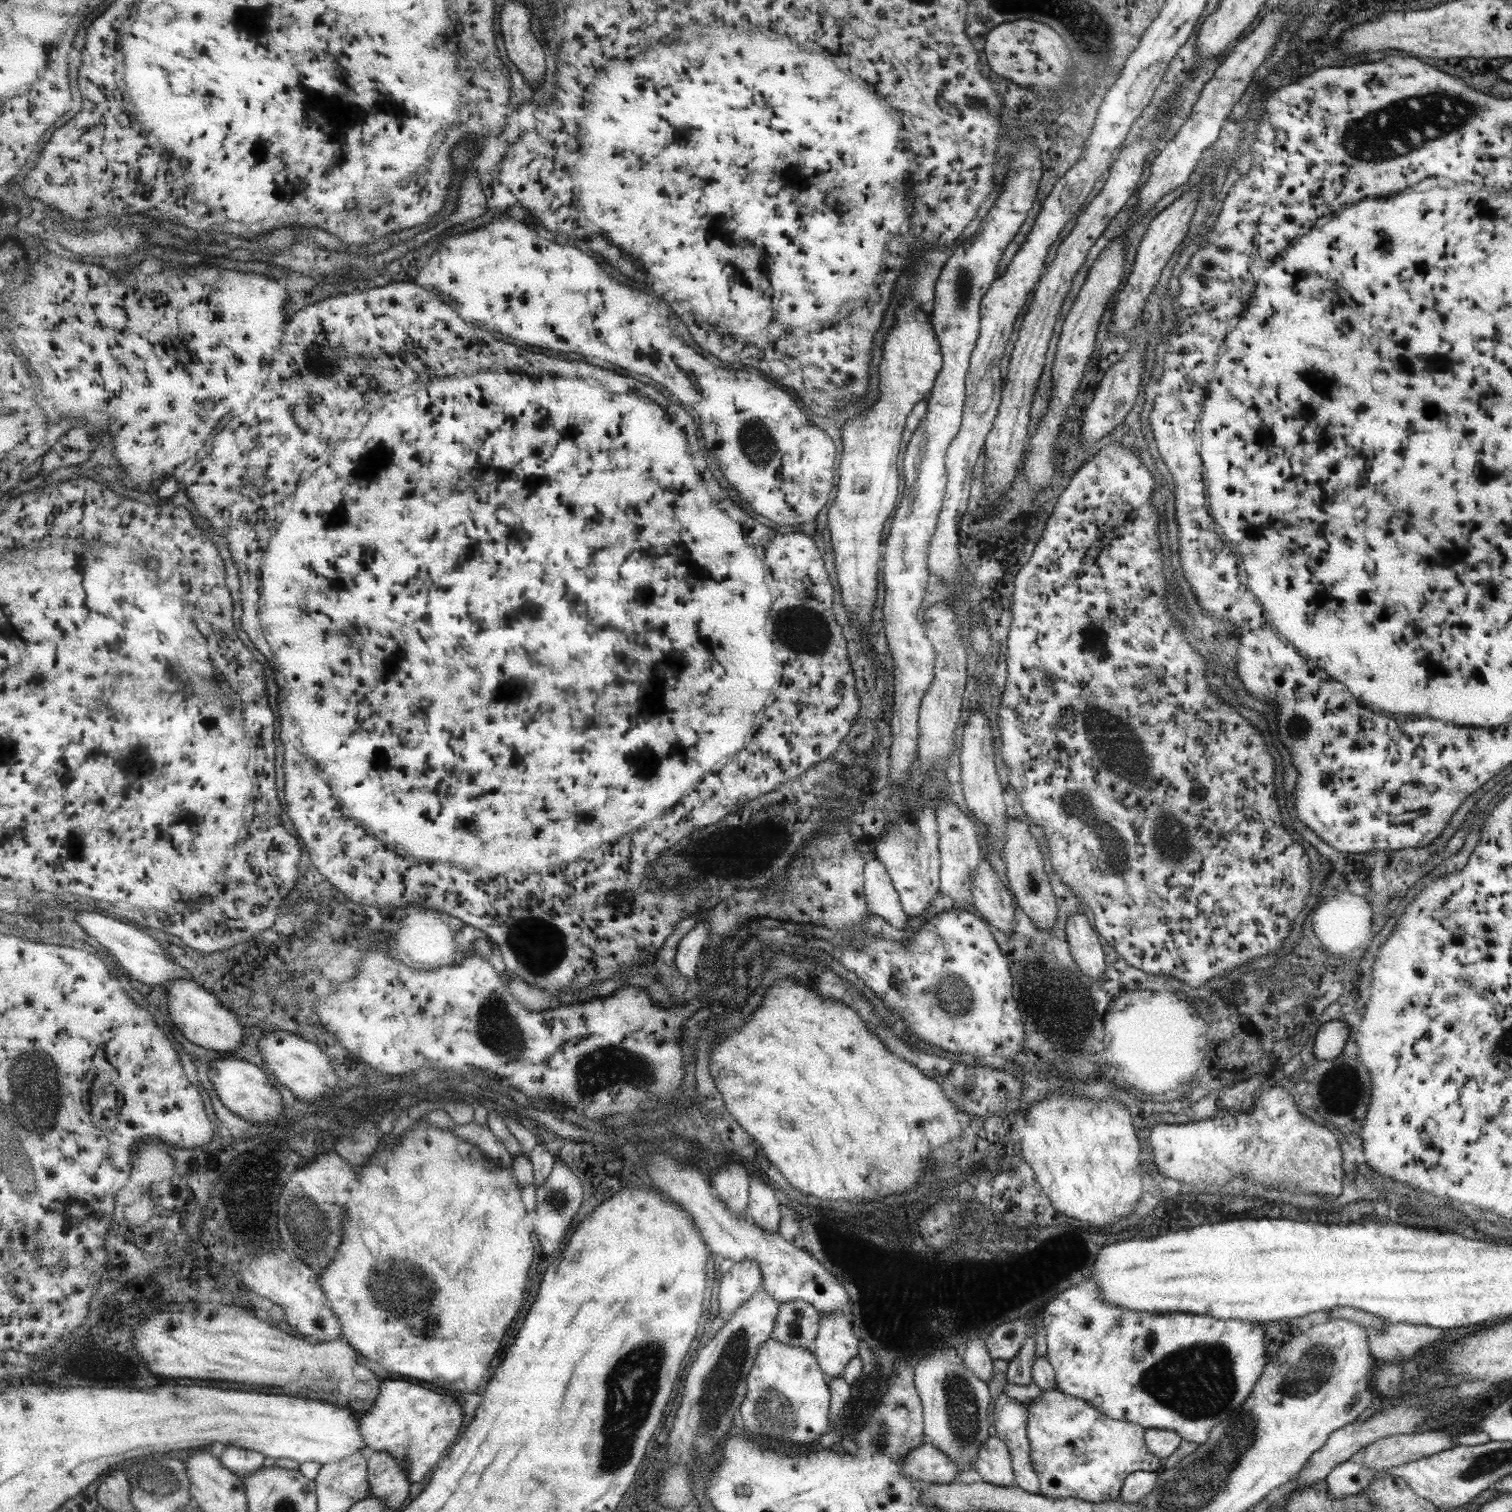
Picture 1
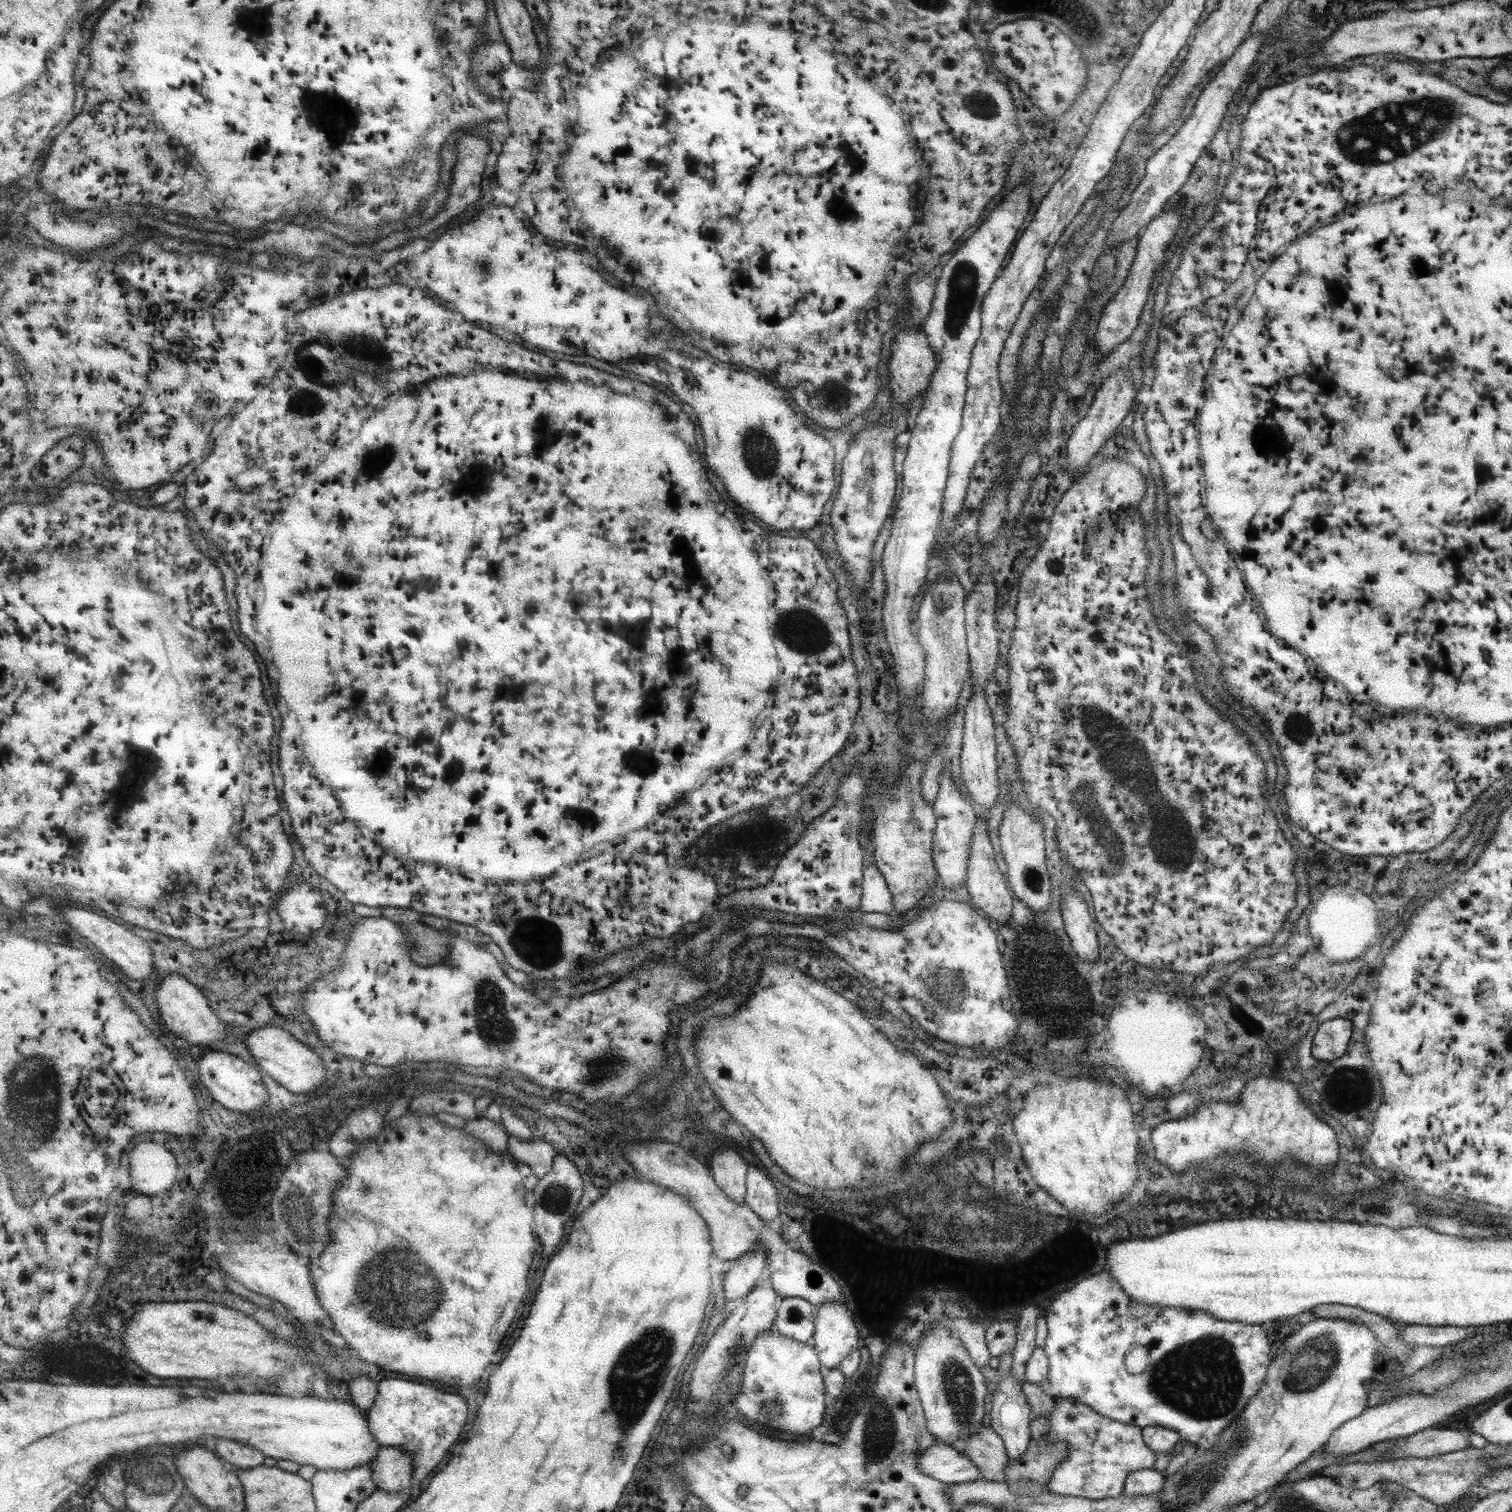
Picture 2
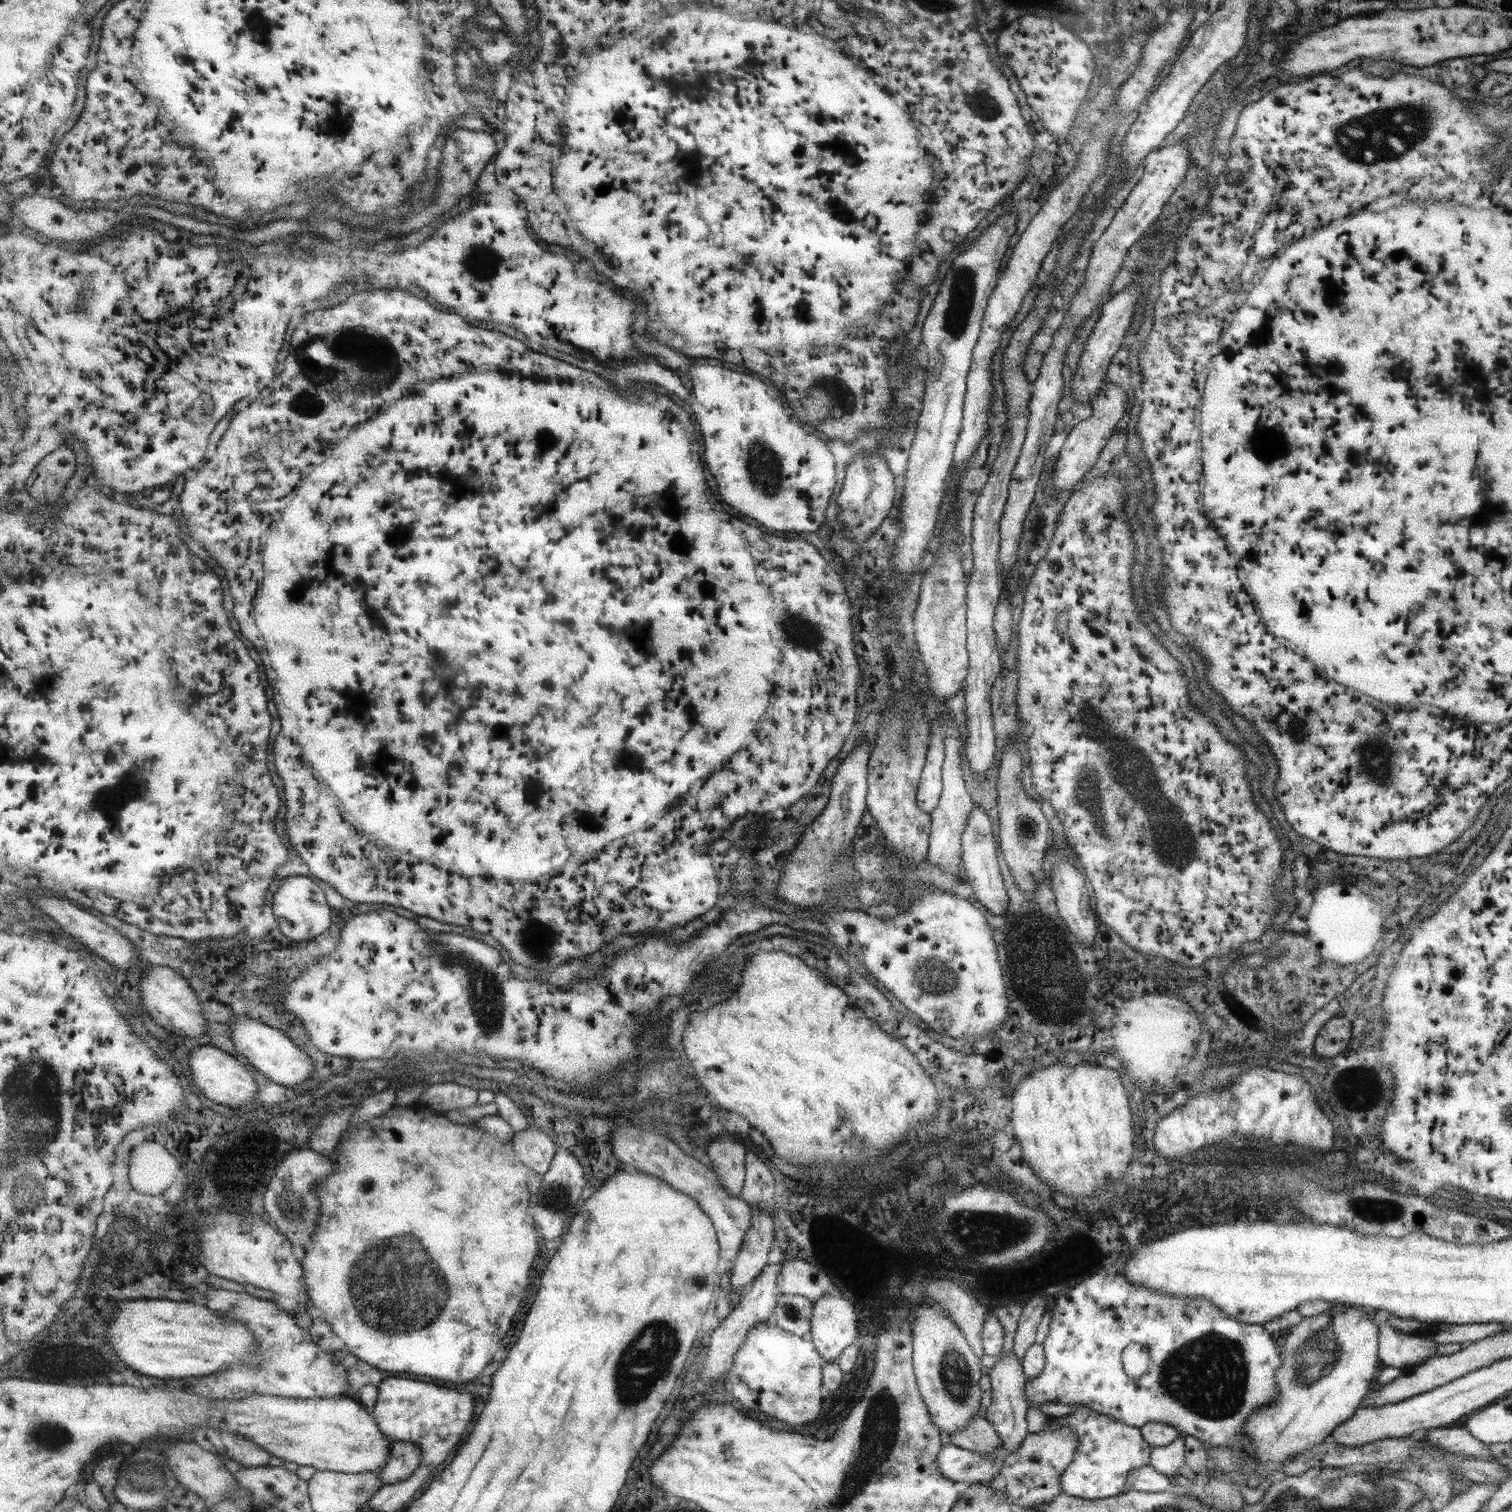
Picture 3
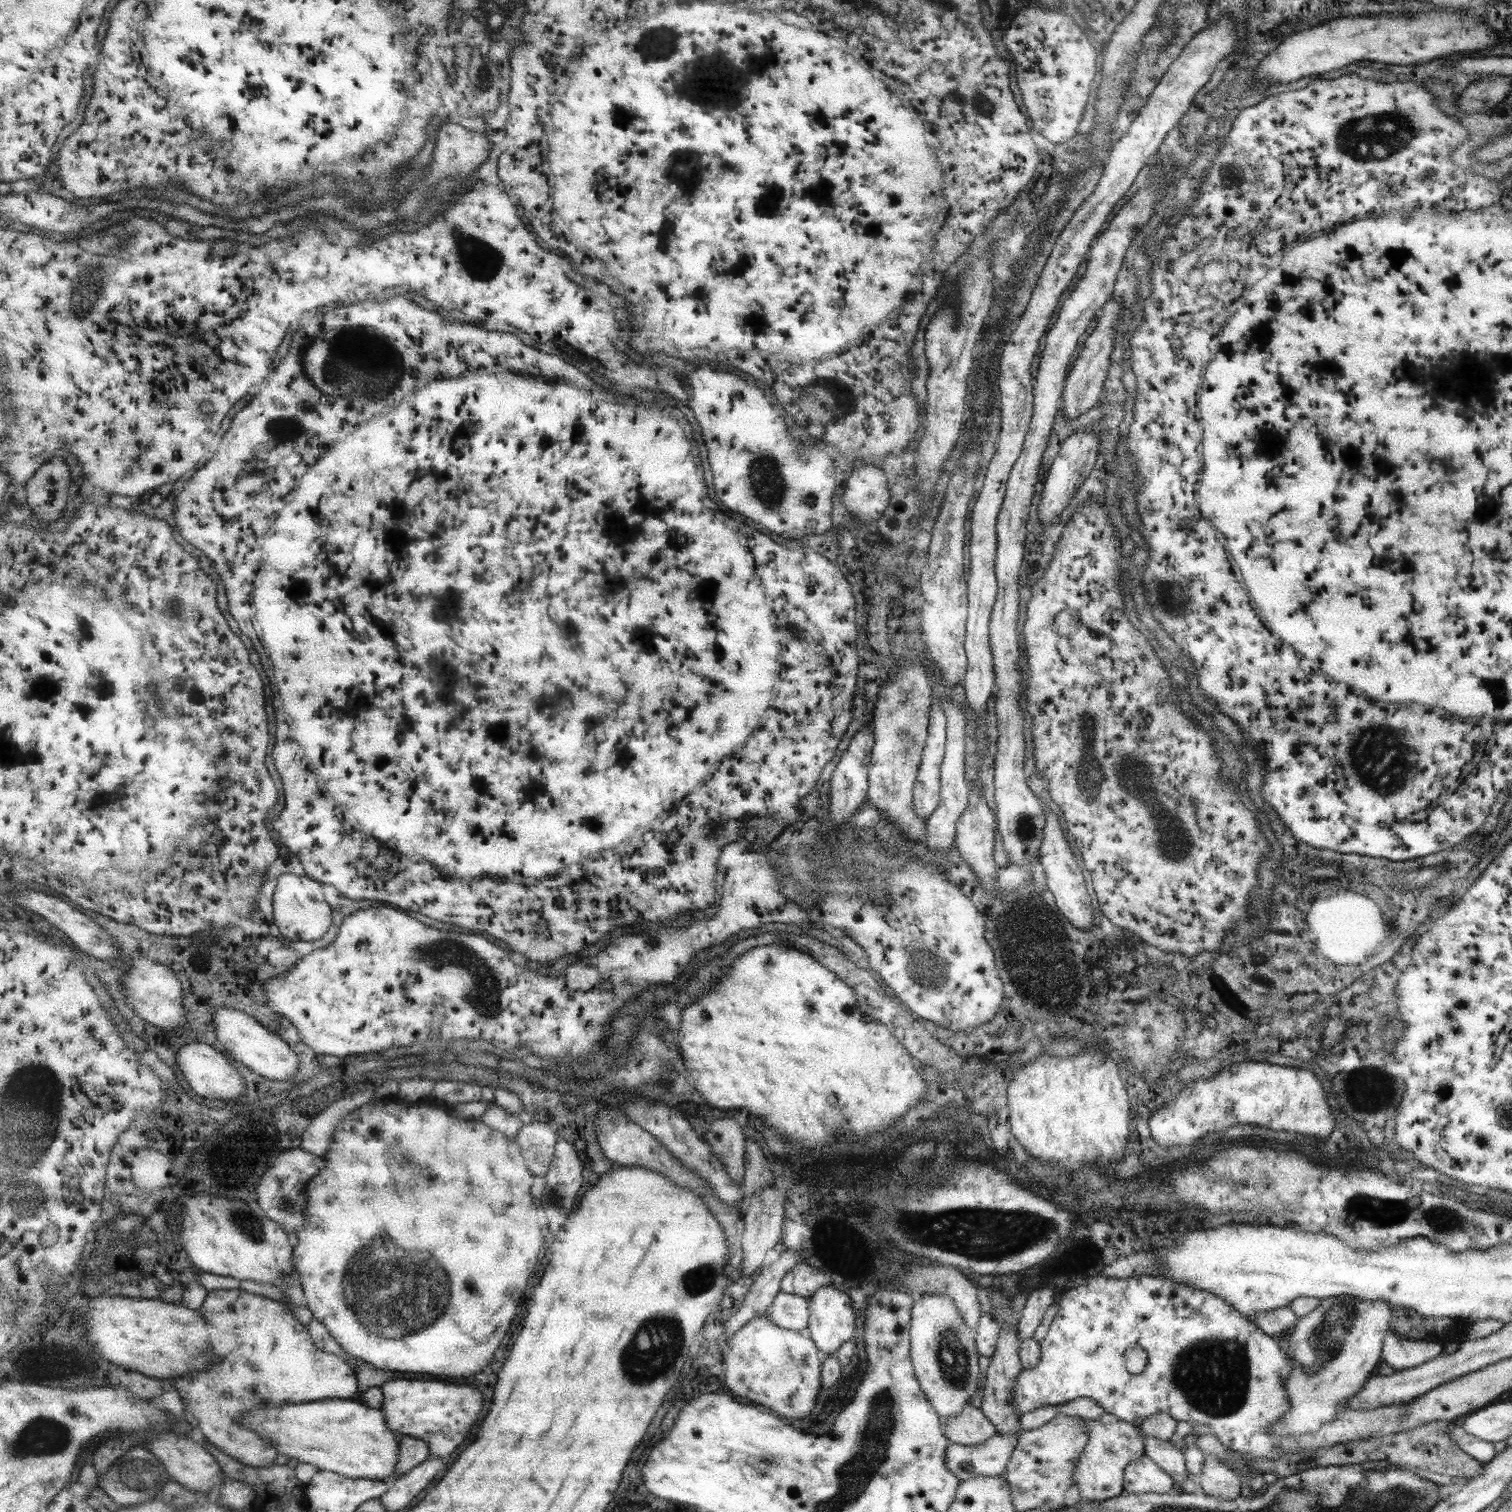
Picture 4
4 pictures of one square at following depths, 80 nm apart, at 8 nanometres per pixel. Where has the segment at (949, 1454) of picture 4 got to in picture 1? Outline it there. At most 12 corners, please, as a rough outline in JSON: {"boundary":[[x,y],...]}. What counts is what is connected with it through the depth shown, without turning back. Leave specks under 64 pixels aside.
{"boundary":[[928,1444],[907,1454],[902,1473],[937,1484],[960,1475]]}

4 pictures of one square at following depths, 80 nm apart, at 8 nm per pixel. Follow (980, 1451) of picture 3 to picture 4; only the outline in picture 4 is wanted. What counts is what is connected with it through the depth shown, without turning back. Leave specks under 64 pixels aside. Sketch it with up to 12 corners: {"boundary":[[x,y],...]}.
{"boundary":[[972,1405],[944,1425],[947,1441],[979,1446],[997,1433]]}

